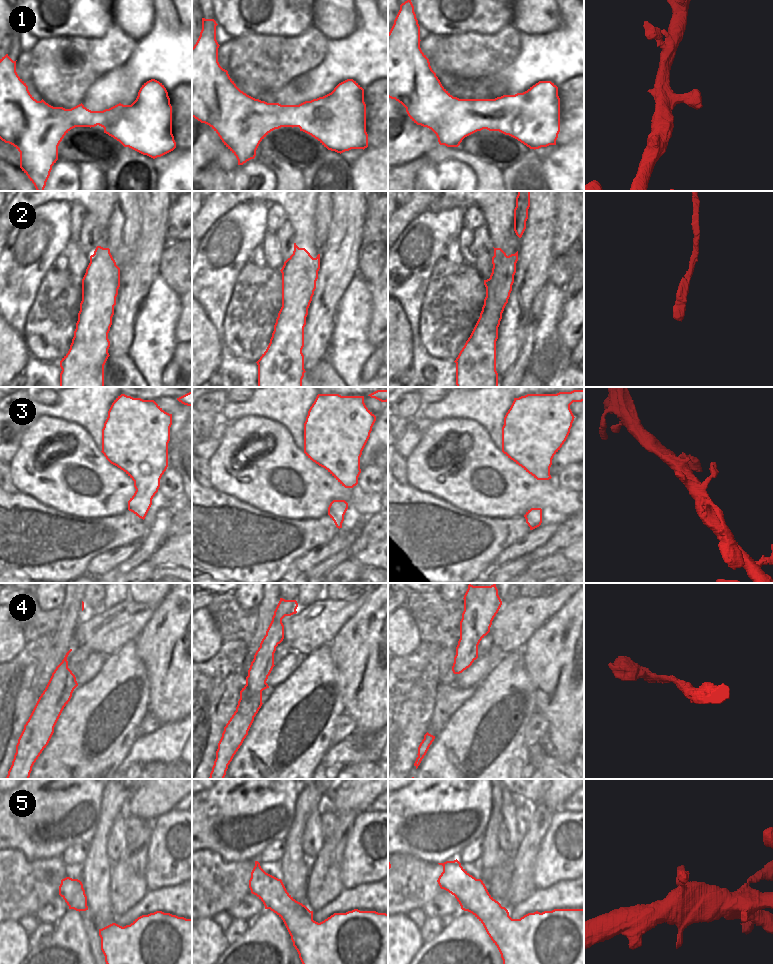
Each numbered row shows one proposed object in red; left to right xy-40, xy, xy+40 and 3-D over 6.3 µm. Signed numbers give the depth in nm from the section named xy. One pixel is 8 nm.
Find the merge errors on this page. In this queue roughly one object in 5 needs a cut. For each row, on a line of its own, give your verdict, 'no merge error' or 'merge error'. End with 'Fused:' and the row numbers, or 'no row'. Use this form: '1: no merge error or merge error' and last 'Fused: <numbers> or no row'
1: no merge error
2: merge error
3: no merge error
4: no merge error
5: no merge error
Fused: 2

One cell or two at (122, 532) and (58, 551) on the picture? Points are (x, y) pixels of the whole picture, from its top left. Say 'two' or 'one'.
one

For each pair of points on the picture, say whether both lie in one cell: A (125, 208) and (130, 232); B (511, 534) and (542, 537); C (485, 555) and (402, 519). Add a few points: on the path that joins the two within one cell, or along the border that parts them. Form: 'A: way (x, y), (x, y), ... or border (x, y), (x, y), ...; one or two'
A: way (126, 214), (126, 226); one
B: border (530, 530), (505, 548); two
C: way (469, 546), (450, 546), (433, 541), (424, 535); one

